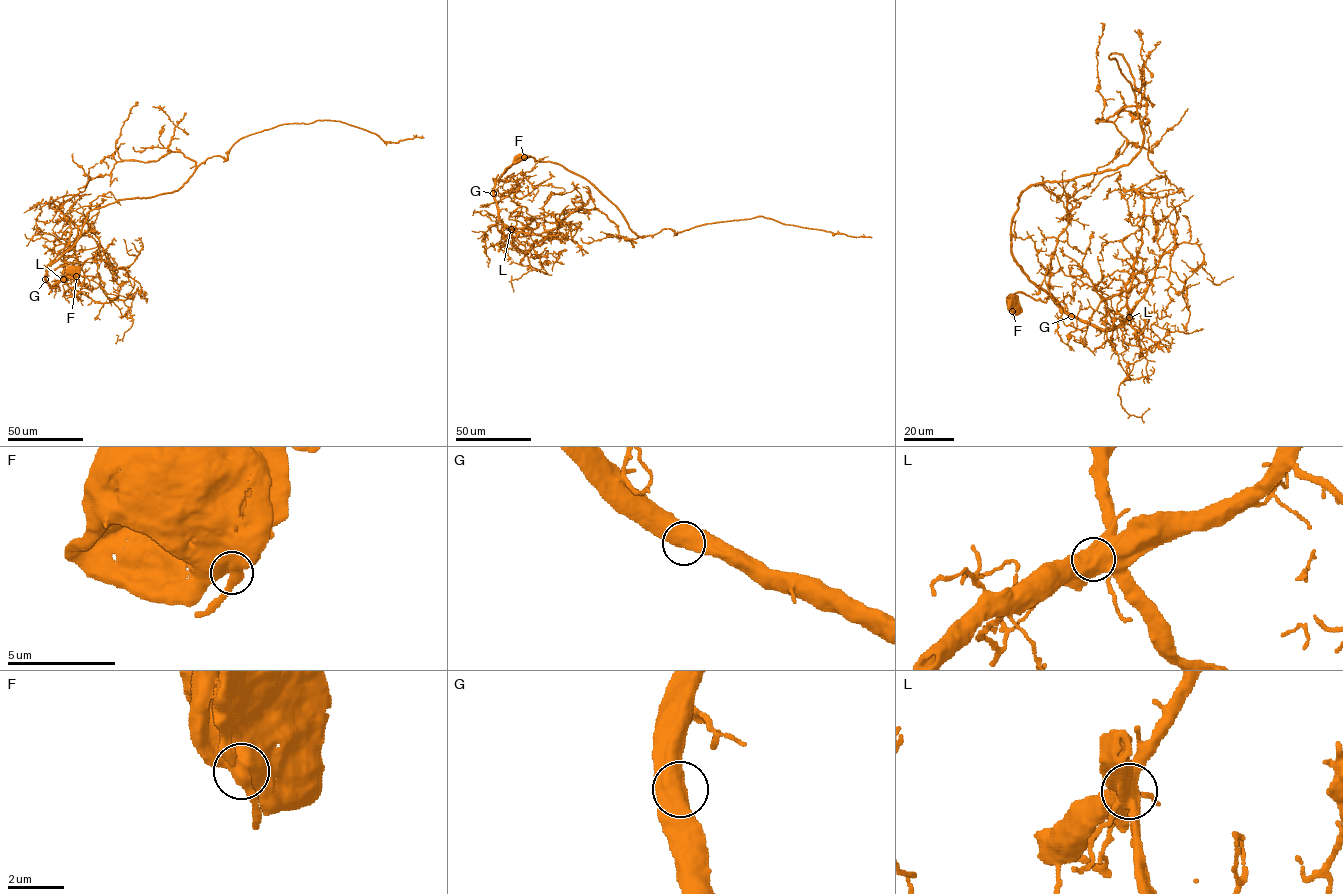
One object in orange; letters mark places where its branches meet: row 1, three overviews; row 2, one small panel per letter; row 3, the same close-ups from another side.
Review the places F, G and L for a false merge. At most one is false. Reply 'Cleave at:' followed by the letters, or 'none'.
Cleave at: none

